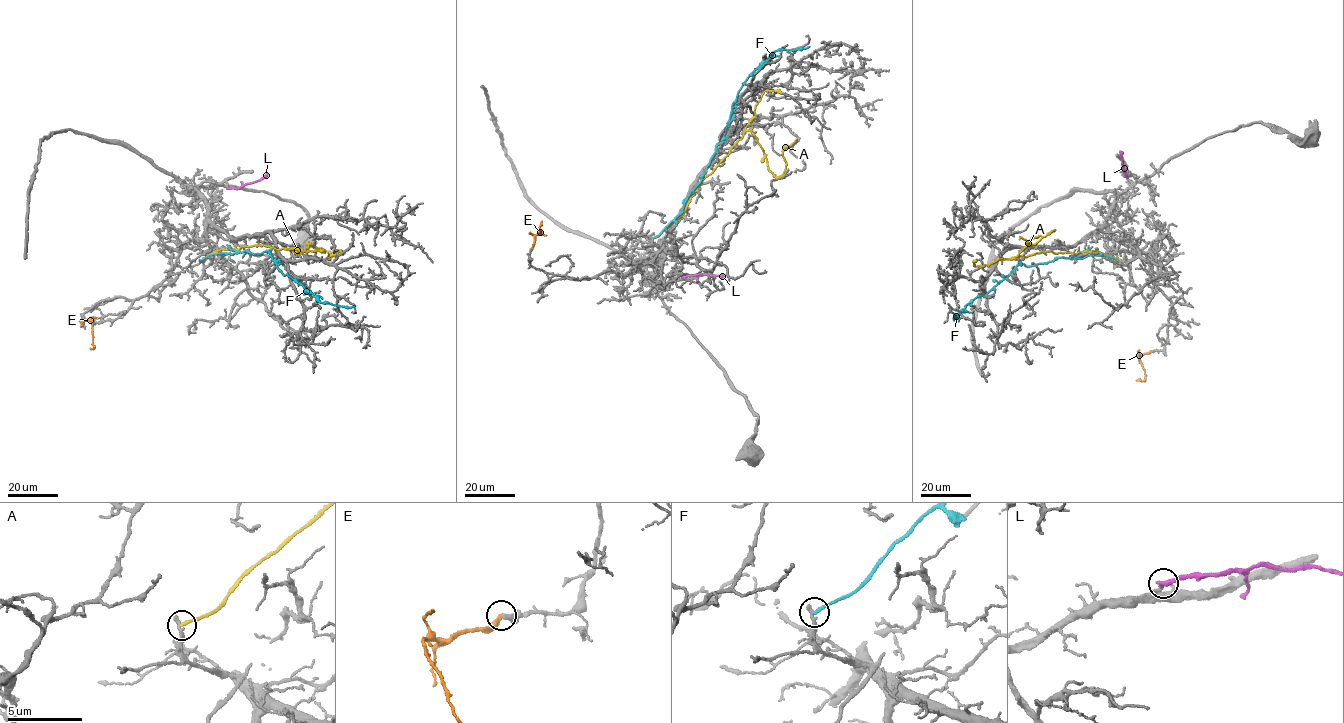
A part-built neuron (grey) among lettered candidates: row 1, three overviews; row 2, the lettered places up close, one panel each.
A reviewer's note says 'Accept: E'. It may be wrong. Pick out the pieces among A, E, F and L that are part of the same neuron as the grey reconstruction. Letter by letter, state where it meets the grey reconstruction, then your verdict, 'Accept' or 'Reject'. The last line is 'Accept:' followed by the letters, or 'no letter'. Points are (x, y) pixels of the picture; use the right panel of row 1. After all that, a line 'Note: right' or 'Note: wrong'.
A: Touches grey at (1118, 262). Reject
E: Touches grey at (1150, 351). Accept
F: Touches grey at (1118, 262). Reject
L: Touches grey at (1127, 177). Reject
Accept: E
Note: right

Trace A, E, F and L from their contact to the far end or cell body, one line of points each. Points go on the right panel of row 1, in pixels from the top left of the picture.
A: (1118, 262), (1092, 250), (1073, 254), (1047, 251), (1013, 258), (1031, 238), (1054, 230), (1034, 244), (1019, 239)
E: (1151, 351), (1138, 354), (1145, 378), (1136, 380)
F: (1118, 262), (1094, 254), (1060, 257), (1028, 266), (1020, 264), (986, 294), (965, 305), (955, 319), (951, 312)
L: (1127, 177), (1120, 151)

